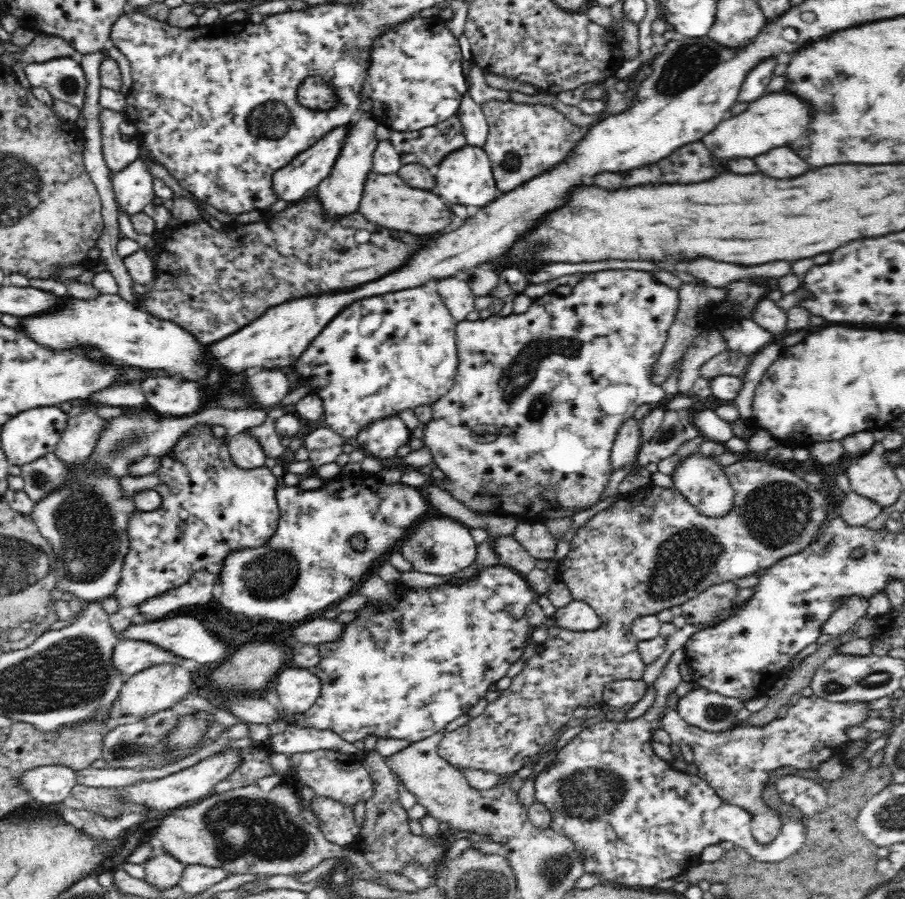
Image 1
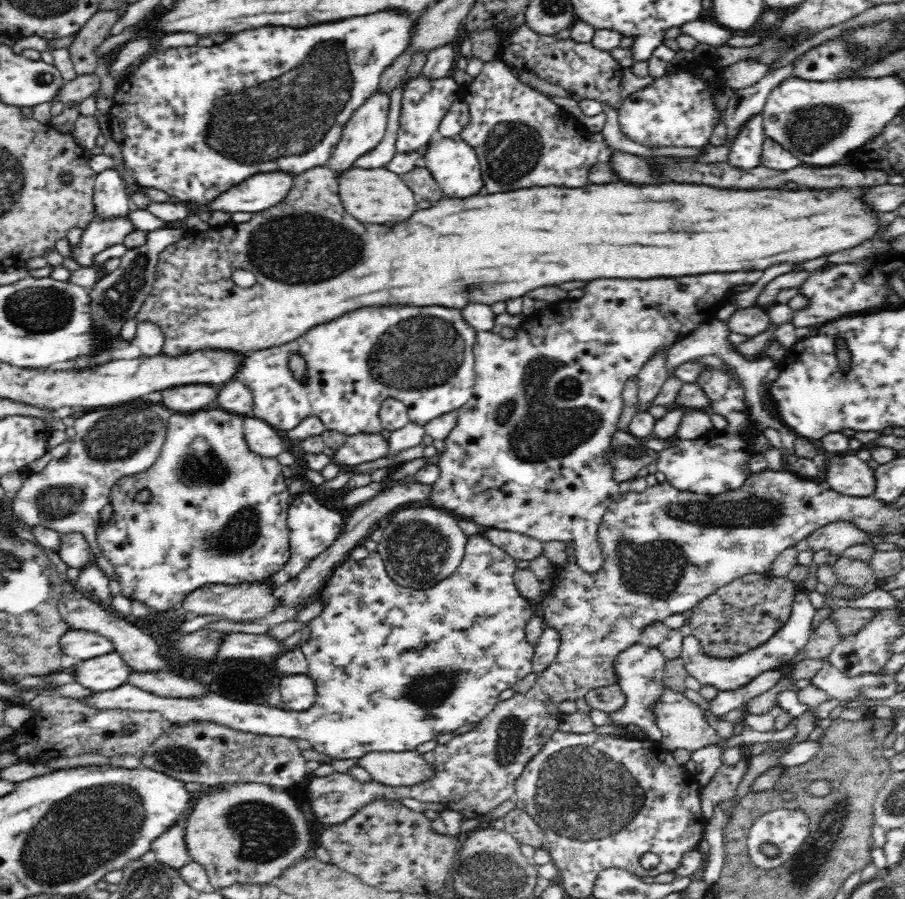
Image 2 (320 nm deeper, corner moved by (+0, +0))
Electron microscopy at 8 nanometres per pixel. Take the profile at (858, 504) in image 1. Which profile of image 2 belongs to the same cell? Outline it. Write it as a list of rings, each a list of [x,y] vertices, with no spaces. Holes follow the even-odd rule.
[[[836,521],[815,529],[805,542],[813,554],[827,550],[836,555],[859,542],[870,542],[870,535],[848,521]]]

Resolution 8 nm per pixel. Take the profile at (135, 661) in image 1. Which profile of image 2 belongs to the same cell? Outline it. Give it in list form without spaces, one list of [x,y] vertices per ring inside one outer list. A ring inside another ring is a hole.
[[[112,651],[96,658],[79,661],[73,667],[74,682],[80,683],[92,693],[99,693],[118,688],[128,680],[130,667],[122,657]]]

